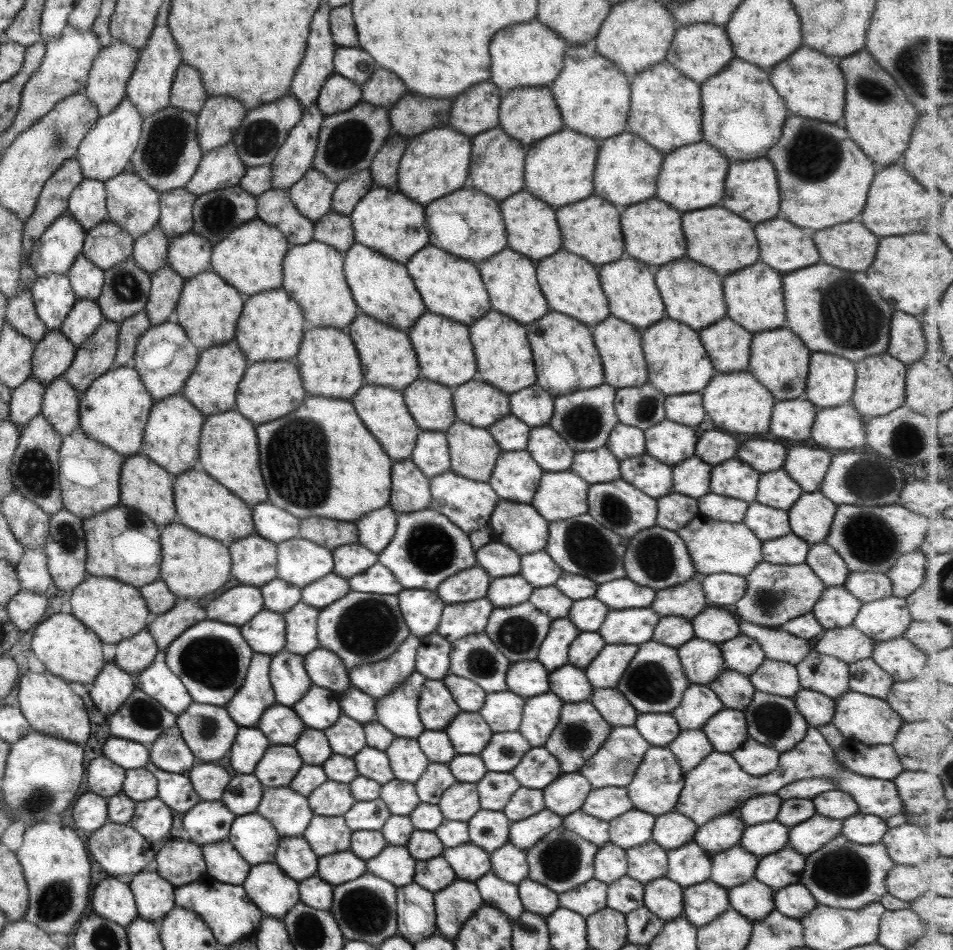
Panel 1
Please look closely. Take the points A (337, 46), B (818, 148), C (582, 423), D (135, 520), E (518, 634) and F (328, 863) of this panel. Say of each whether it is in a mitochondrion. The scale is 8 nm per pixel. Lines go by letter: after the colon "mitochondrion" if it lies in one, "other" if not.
A: other
B: mitochondrion
C: mitochondrion
D: other
E: mitochondrion
F: other

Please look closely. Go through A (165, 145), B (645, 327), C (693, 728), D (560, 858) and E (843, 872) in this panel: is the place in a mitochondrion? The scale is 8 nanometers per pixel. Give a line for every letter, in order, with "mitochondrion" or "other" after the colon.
A: mitochondrion
B: other
C: other
D: mitochondrion
E: mitochondrion

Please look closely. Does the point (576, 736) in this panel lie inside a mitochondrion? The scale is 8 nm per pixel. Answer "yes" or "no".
yes

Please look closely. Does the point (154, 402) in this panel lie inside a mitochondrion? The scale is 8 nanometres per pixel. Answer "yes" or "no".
no

